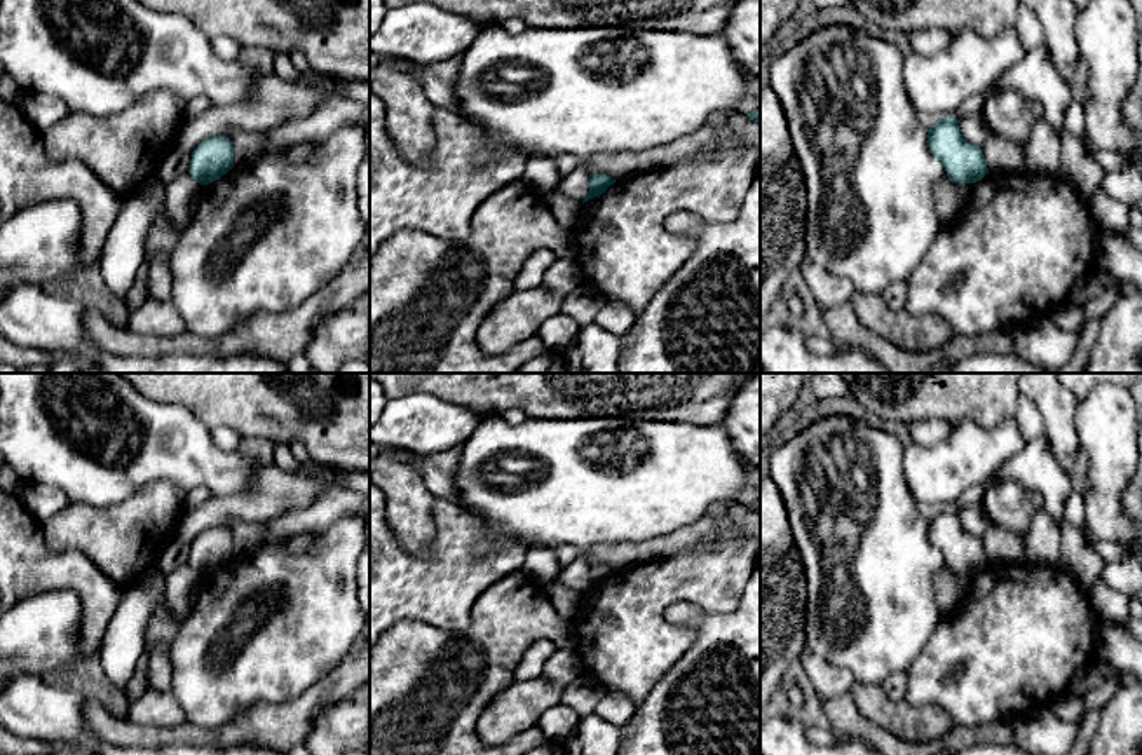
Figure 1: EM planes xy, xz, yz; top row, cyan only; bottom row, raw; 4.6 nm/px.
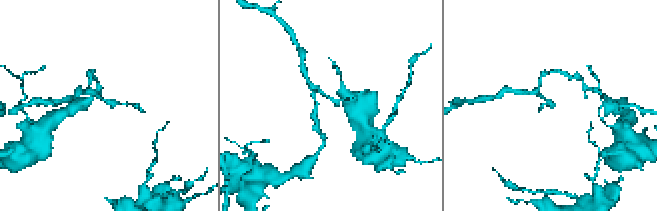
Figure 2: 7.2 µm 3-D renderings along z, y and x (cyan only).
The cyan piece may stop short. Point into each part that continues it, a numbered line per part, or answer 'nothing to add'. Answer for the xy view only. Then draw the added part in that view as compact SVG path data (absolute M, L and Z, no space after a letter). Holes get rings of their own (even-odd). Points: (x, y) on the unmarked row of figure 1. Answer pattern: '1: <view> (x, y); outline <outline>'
nothing to add

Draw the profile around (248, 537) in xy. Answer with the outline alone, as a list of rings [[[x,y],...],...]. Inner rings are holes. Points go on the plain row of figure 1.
[[[232,520],[227,528],[234,537],[234,556],[251,554],[275,541],[282,541],[291,553],[302,553],[307,551],[316,541],[314,532],[291,534],[288,537],[275,539],[267,534],[265,523],[249,523],[241,520]]]

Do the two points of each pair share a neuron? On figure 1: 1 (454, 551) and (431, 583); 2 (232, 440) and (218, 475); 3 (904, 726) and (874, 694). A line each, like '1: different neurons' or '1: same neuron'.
1: same neuron
2: different neurons
3: same neuron

